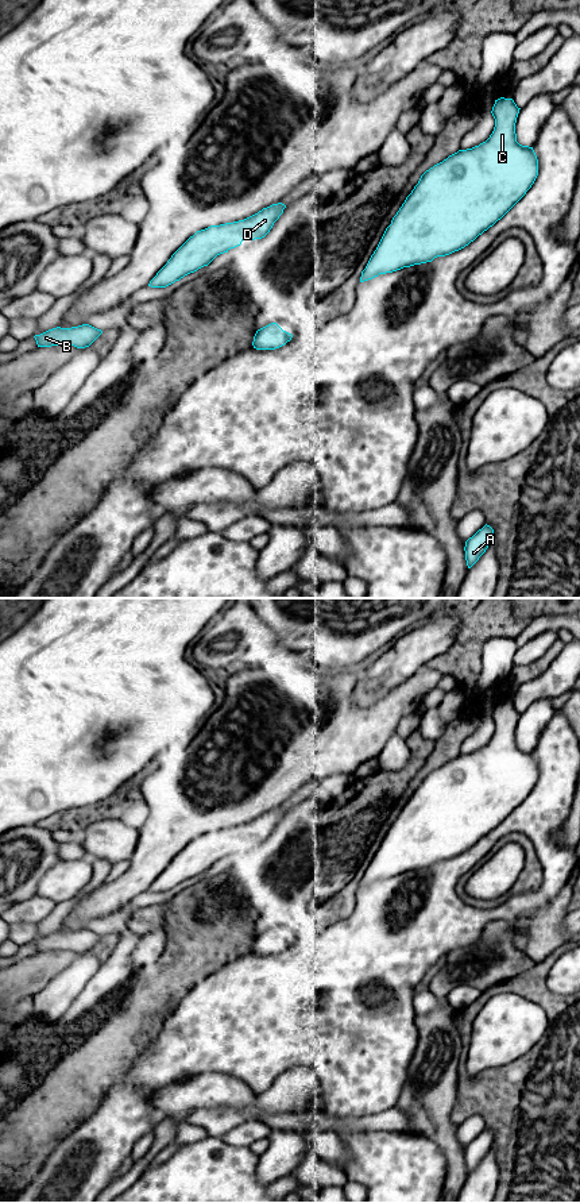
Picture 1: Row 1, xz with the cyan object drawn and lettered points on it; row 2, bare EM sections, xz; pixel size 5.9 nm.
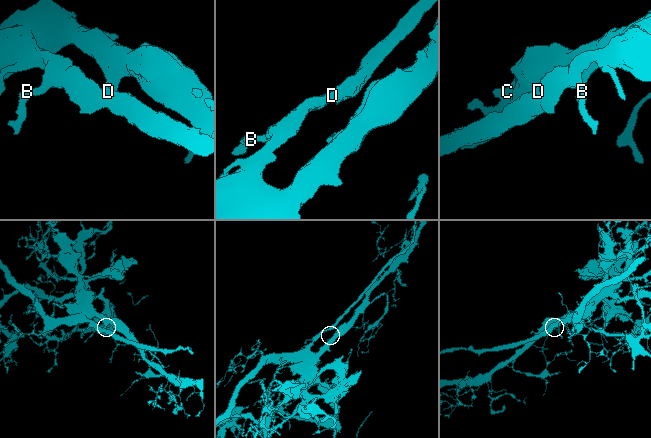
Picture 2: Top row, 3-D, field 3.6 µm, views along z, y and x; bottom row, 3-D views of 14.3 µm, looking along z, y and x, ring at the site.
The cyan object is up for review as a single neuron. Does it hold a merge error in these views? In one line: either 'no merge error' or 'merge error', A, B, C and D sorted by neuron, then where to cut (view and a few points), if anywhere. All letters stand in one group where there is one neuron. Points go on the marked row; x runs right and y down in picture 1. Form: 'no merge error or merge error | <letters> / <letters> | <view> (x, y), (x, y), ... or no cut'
no merge error | A B C D | no cut

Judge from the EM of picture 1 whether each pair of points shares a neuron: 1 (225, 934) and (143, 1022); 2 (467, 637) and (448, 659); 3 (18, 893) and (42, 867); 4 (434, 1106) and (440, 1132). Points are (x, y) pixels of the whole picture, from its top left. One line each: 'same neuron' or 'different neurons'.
1: same neuron
2: same neuron
3: same neuron
4: same neuron

